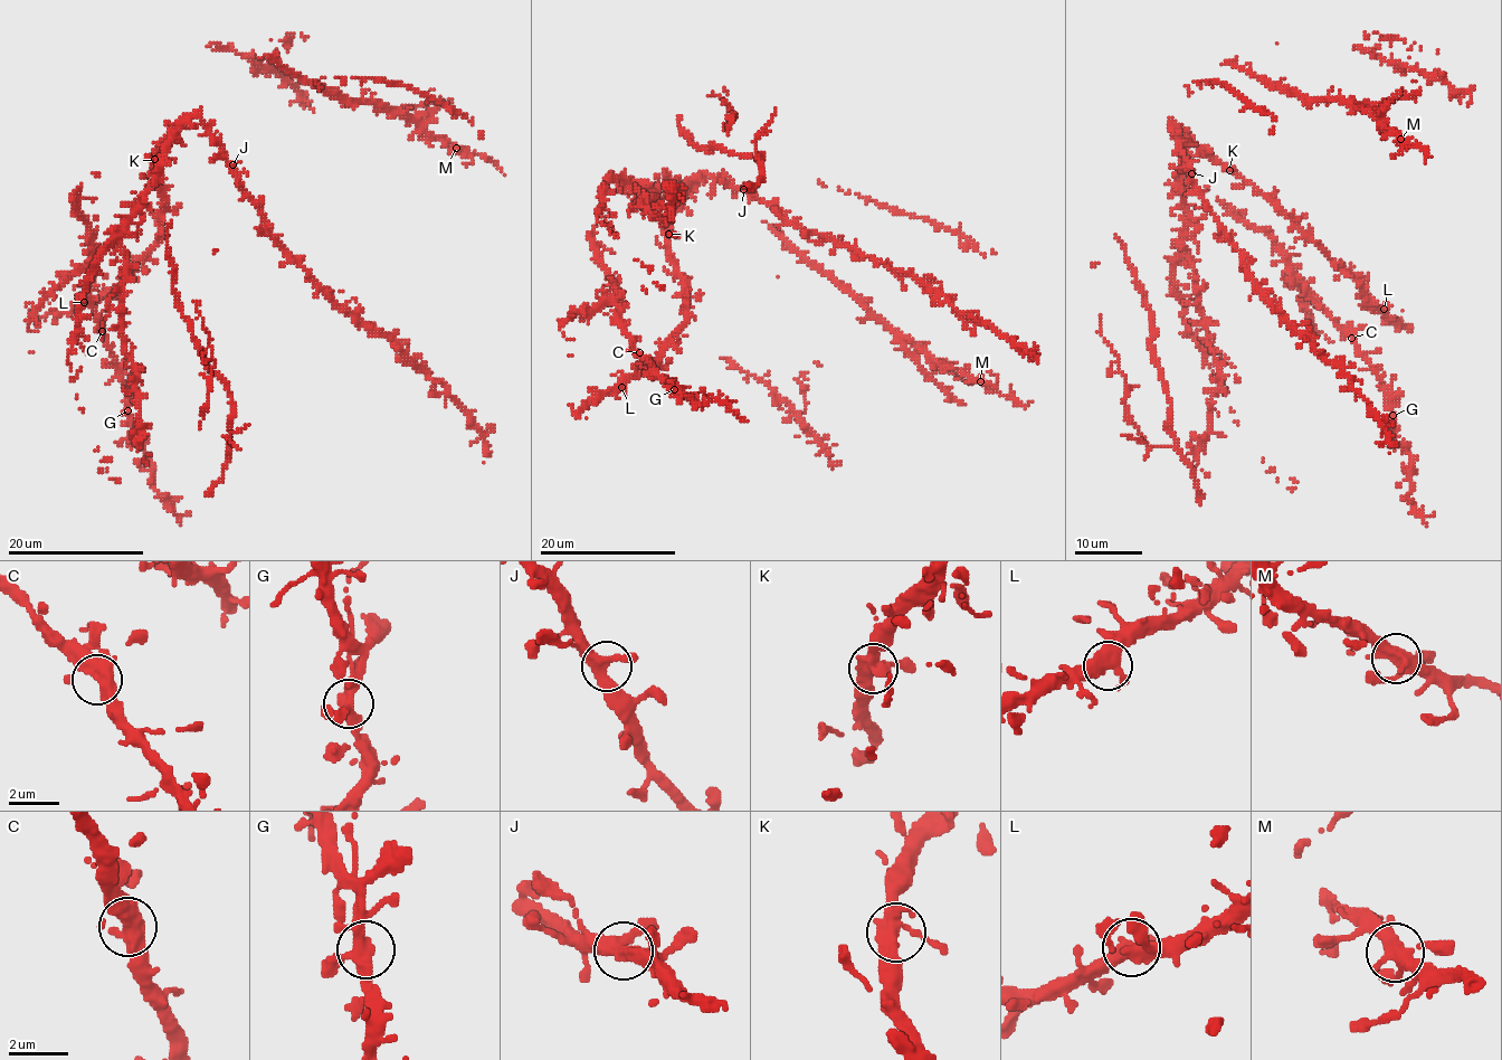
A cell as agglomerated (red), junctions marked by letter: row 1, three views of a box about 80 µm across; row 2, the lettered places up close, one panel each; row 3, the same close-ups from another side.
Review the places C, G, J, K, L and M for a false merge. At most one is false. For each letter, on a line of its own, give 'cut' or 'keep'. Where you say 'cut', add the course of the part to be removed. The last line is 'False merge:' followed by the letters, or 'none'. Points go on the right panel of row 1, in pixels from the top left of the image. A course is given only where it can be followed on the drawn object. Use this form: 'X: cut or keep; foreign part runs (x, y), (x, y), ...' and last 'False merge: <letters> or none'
C: keep
G: keep
J: keep
K: keep
L: keep
M: keep
False merge: none

